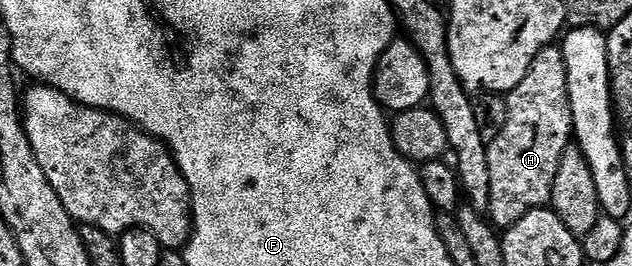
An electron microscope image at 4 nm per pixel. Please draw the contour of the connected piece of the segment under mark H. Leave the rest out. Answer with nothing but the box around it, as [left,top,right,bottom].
[486,44,573,230]

